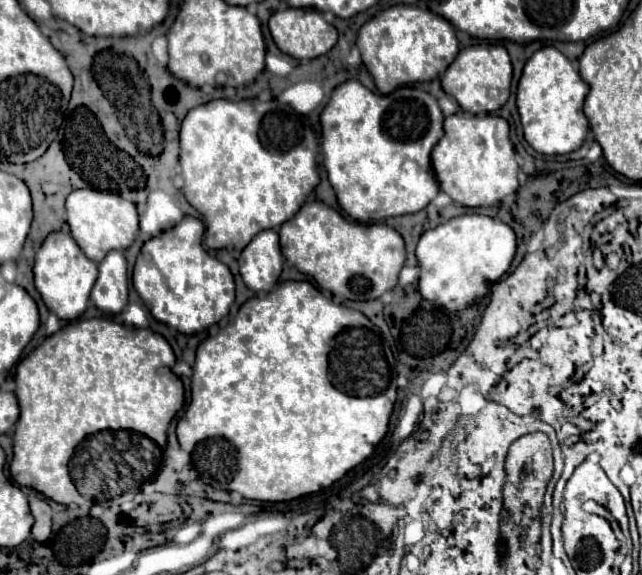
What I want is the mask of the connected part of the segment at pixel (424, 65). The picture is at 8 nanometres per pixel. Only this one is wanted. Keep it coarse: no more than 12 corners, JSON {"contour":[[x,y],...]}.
{"contour":[[398,3],[356,47],[378,91],[440,77],[454,27]]}

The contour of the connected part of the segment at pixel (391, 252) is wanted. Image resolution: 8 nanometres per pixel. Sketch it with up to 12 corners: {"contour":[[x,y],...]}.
{"contour":[[304,203],[280,227],[286,261],[322,289],[380,299],[406,261],[386,223]]}

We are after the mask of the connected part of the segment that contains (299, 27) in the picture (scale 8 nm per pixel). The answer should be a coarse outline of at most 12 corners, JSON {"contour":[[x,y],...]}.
{"contour":[[288,7],[270,17],[278,49],[314,59],[338,31],[320,11]]}

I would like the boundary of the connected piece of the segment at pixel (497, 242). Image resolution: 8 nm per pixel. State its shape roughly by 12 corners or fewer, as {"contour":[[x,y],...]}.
{"contour":[[478,213],[422,233],[420,293],[480,301],[508,271],[516,235]]}

